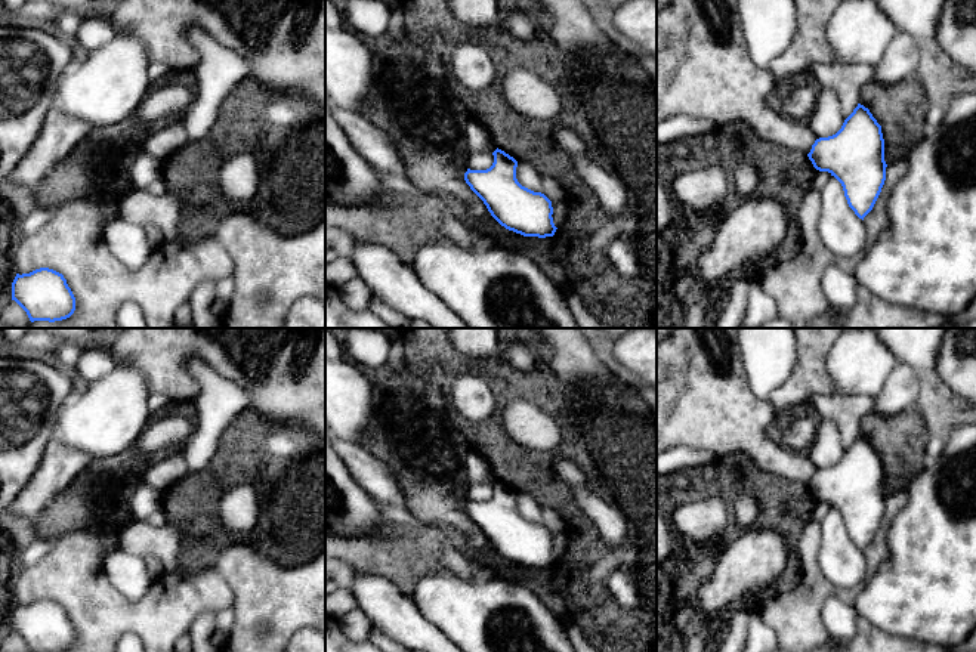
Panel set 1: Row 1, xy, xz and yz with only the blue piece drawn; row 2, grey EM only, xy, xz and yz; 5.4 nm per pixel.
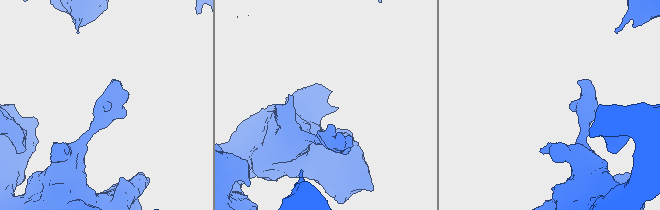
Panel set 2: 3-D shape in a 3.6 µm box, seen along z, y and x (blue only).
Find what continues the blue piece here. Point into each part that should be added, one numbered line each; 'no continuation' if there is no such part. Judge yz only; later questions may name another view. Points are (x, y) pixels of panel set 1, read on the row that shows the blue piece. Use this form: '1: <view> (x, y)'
no continuation

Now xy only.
no continuation

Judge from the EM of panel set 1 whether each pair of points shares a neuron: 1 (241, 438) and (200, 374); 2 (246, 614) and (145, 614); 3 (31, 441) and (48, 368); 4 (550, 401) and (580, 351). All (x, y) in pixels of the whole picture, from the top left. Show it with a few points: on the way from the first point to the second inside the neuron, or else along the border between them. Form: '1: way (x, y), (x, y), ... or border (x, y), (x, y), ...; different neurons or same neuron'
1: border (247, 407), (221, 435), (219, 447), (215, 453); different neurons
2: border (218, 572), (232, 593), (231, 605); different neurons
3: way (31, 423), (31, 392), (37, 386); same neuron
4: border (550, 376), (568, 385), (595, 386); different neurons

